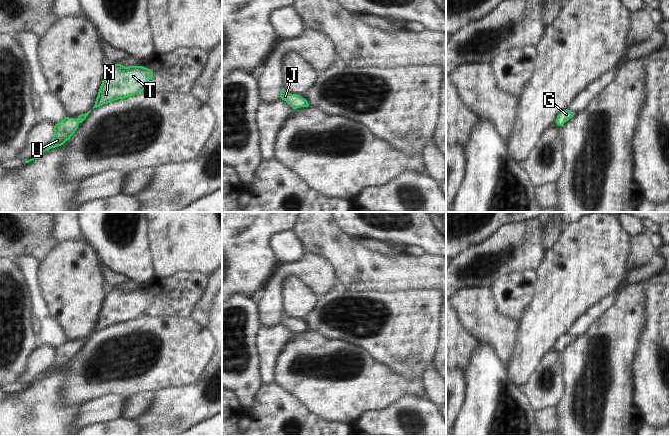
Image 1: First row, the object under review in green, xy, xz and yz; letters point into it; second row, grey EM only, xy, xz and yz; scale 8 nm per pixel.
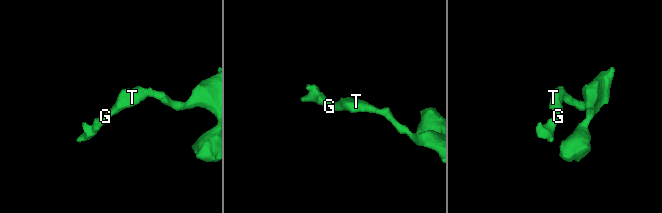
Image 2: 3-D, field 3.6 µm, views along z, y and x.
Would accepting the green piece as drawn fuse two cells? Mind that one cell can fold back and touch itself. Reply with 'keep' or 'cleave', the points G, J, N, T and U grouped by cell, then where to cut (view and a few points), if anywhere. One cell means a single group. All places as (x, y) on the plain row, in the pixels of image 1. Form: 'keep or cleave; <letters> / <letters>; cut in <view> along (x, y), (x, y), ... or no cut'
keep; G J N T U; no cut

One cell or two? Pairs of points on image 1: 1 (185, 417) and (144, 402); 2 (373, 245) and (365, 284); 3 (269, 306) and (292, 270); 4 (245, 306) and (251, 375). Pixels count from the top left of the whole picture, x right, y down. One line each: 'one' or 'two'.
1: two
2: two
3: one
4: one

